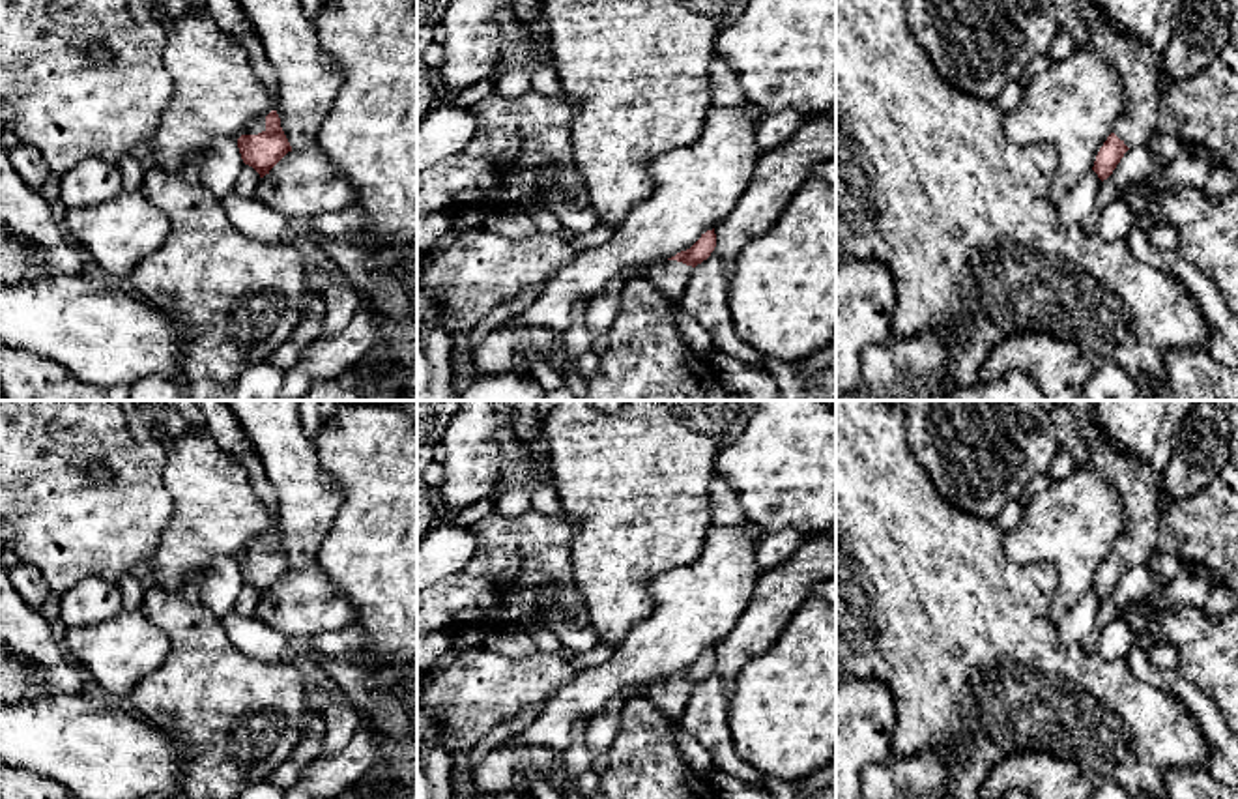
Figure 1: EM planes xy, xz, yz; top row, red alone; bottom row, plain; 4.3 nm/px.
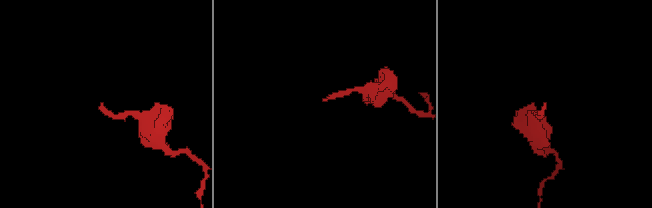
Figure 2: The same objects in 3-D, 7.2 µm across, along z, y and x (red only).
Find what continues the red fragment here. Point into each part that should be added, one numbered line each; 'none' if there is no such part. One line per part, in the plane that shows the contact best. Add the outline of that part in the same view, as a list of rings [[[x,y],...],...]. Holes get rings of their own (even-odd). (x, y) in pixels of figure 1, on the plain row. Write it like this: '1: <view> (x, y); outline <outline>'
1: xy (259, 545); outline [[[269,526],[267,531],[266,531],[262,537],[258,537],[256,541],[252,541],[252,543],[243,550],[243,554],[258,554],[258,552],[266,550],[266,535],[267,535],[271,530],[275,530],[275,526]]]

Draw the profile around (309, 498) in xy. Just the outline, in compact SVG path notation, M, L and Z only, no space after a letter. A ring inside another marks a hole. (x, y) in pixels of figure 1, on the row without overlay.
M226 400L277 494L275 530L292 569L316 563L342 498L307 436L299 400Z

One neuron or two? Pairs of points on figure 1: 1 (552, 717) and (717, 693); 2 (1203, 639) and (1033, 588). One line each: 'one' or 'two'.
1: two
2: two

